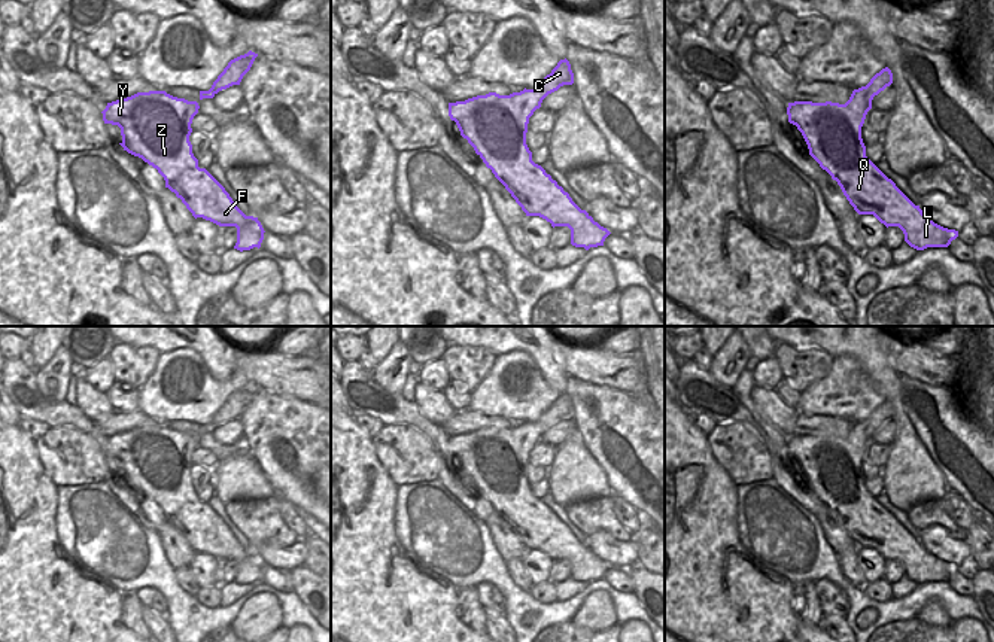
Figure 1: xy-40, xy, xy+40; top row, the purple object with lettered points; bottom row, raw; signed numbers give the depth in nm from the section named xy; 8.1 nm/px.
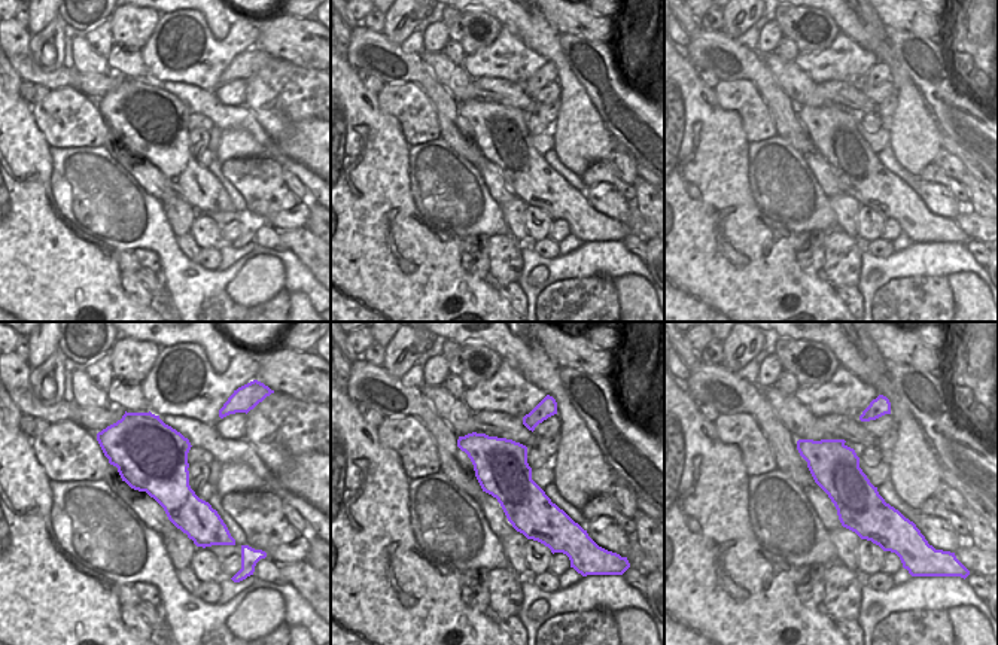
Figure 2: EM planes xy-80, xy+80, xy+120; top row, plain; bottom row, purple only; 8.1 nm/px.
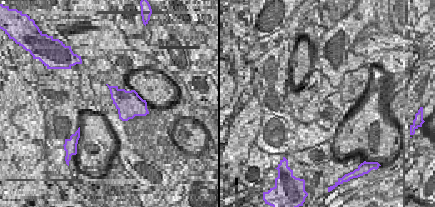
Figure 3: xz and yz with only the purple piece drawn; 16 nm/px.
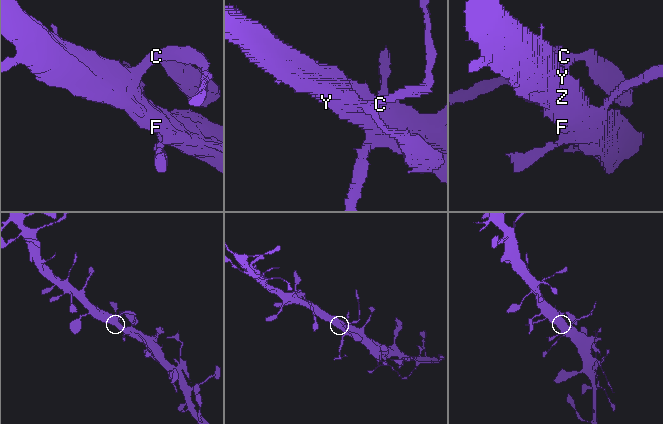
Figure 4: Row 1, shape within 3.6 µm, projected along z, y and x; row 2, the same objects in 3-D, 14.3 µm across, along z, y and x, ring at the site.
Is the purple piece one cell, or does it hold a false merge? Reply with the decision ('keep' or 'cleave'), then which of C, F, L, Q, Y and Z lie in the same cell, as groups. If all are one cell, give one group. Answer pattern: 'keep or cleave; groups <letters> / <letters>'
keep; groups C F L Q Y Z

